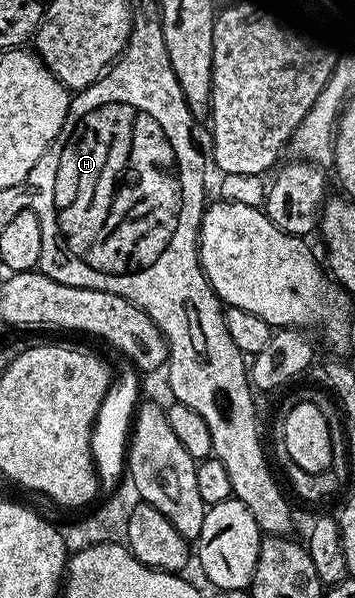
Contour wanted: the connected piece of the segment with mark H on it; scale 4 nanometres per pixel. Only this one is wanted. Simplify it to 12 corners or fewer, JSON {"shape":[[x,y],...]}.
{"shape":[[161,20],[28,178],[37,268],[143,309],[266,535],[290,505],[202,271],[206,161]]}

